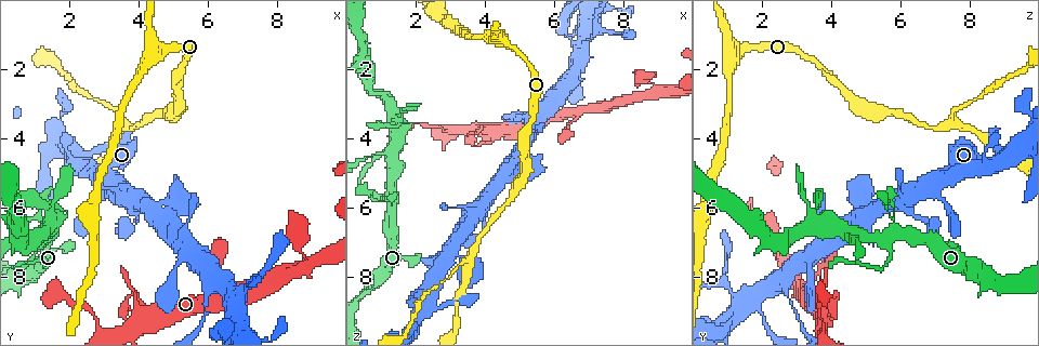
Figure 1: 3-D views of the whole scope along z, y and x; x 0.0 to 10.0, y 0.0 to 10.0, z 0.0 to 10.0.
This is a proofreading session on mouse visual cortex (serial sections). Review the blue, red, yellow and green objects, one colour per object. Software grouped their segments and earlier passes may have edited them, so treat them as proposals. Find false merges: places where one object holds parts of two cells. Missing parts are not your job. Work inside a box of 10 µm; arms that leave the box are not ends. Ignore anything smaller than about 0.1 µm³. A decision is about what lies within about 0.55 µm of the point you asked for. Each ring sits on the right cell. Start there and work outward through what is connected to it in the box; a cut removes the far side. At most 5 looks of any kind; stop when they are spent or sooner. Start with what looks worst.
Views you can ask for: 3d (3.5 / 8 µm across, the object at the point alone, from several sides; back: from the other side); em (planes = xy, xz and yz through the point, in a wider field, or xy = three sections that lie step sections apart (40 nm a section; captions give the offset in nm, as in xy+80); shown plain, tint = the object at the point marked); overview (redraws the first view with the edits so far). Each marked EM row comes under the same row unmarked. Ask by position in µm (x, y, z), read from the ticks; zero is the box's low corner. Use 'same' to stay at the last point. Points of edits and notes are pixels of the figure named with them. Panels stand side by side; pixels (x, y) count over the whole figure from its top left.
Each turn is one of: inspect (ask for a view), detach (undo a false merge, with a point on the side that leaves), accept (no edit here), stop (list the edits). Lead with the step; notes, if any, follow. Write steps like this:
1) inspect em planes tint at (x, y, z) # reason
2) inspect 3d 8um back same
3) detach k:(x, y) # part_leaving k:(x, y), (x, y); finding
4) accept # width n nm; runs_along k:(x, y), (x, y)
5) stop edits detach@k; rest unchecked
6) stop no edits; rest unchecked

inspect 3d 3.5um at (3.55, 3.50, 7.40) # three arms meet

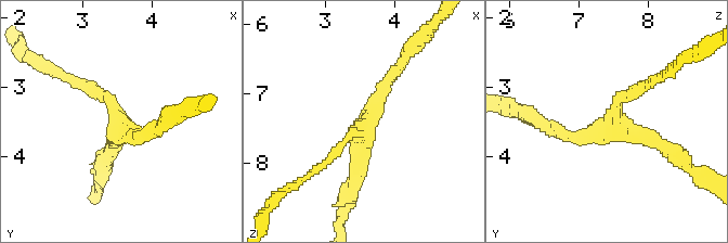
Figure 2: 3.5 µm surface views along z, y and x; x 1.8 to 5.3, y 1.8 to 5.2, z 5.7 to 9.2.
inspect em xy step 3 tint at (3.55, 3.55, 7.50) # arms 3; arm_widths 150, 150, 250 nm

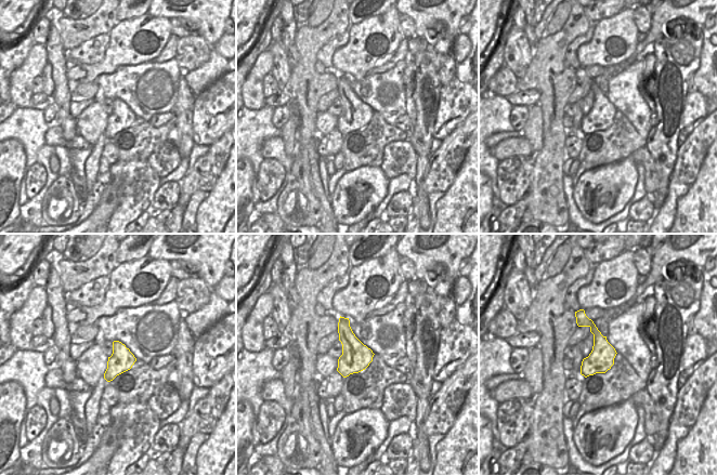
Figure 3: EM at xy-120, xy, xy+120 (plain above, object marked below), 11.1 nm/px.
inspect em xy step 1 tint same

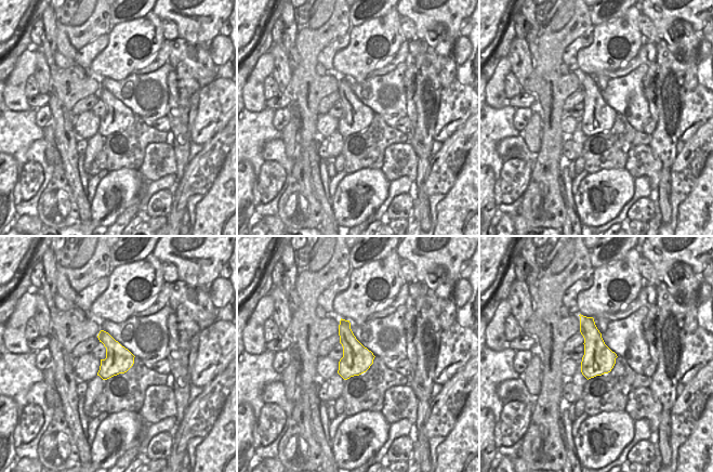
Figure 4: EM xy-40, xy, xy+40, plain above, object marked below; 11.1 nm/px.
accept # runs_along 2:(399, 69), (375, 100), (352, 187); continuous, no second cell

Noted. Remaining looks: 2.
inspect 3d 3.5um at (4.65, 1.45, 1.25) # abrupt turn

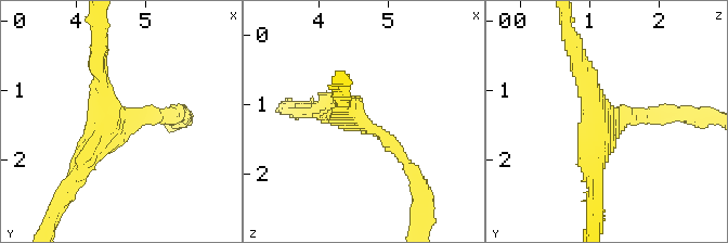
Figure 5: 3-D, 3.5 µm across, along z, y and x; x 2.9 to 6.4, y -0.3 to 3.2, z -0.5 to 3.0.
inspect em xy step 2 tint at (4.60, 1.45, 1.25) # shape alone is not enough

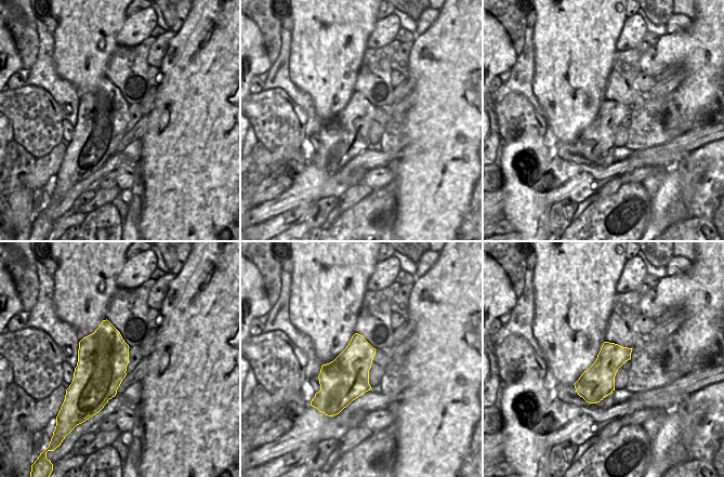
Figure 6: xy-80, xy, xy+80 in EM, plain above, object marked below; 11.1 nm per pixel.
accept # runs_along 5:(412, 169), (352, 113), (319, 107); one cell here

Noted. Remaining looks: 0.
stop no edits; rest unchecked

